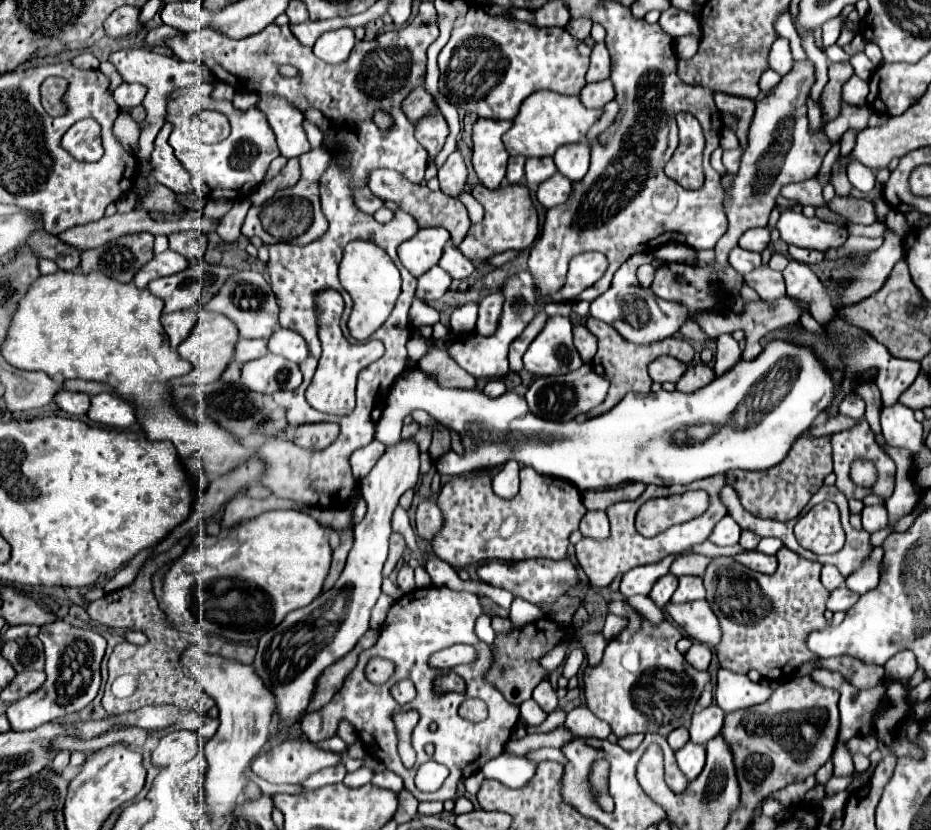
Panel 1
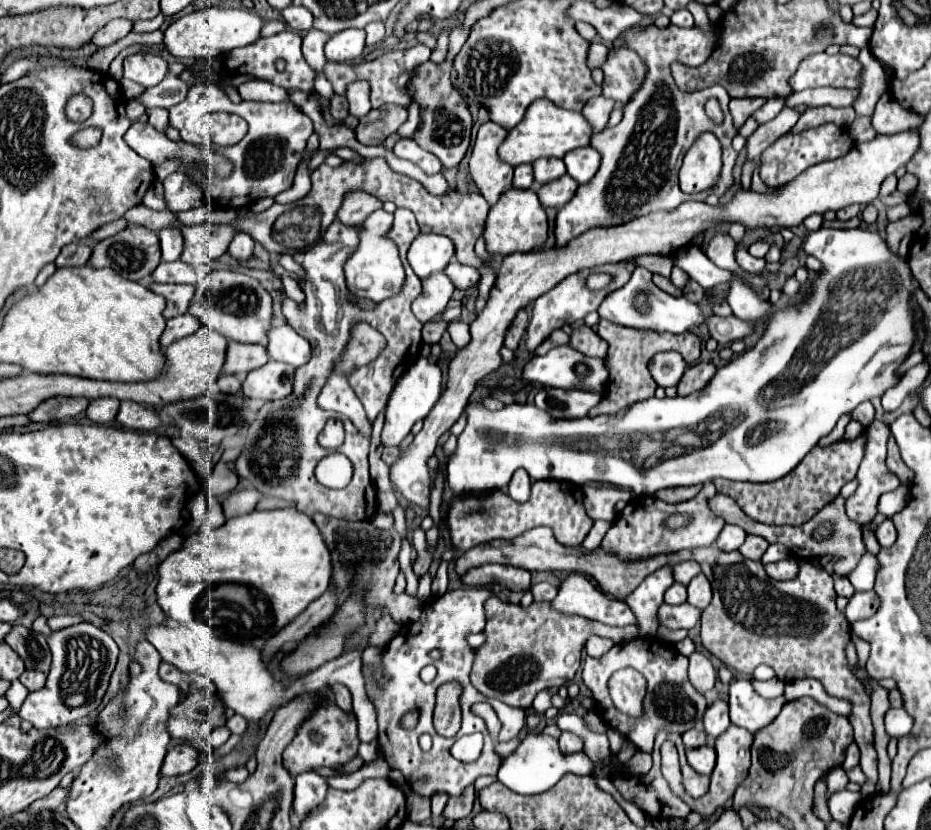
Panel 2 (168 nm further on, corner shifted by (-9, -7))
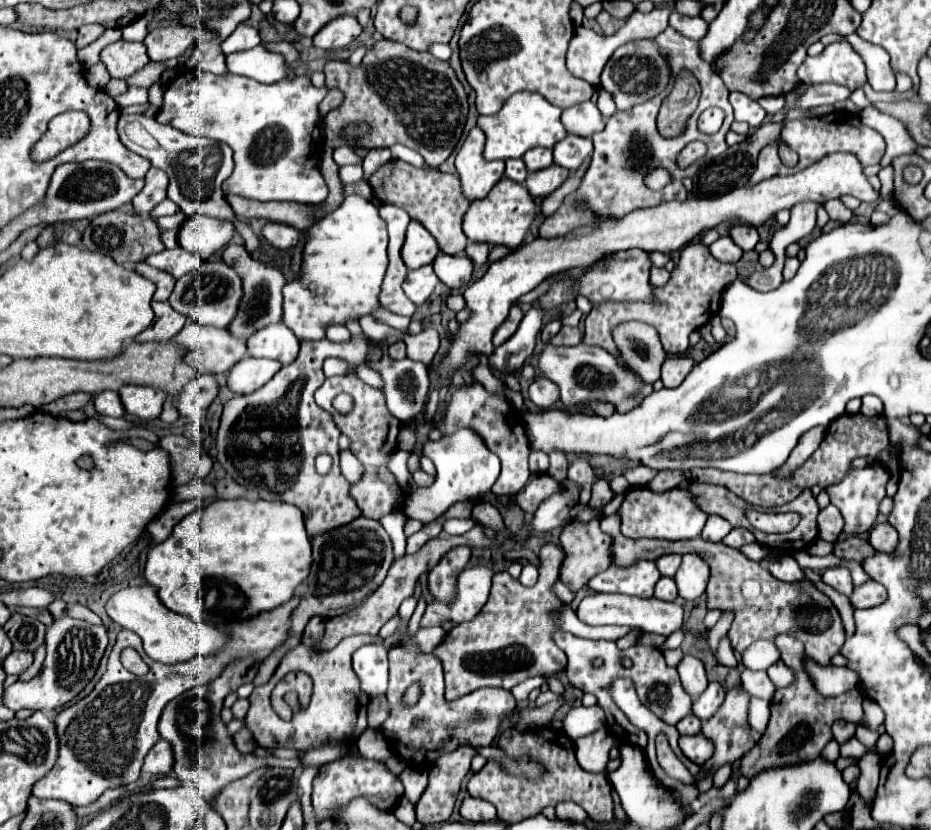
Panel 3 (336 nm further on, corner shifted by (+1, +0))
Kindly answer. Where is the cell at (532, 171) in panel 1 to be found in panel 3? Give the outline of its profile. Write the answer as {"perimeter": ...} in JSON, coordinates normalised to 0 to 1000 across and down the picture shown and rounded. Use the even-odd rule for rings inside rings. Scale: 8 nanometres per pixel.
{"perimeter":[[[571,178],[571,181],[567,181],[567,183],[561,188],[561,193],[565,195],[565,200],[567,200],[569,207],[589,202],[589,200],[595,195],[591,178]]]}

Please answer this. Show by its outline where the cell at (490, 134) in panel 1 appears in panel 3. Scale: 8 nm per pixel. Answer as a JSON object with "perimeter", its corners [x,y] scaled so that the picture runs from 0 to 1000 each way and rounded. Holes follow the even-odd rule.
{"perimeter":[[[509,152],[503,166],[498,169],[494,183],[490,186],[490,205],[496,222],[496,234],[503,241],[520,239],[526,231],[526,227],[541,212],[539,193],[520,193],[520,169],[520,159],[513,152]]]}

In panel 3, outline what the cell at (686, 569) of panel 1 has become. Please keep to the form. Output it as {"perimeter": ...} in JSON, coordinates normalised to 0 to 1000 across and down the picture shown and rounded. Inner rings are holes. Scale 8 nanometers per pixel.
{"perimeter":[[[715,667],[715,670],[707,672],[705,682],[707,682],[709,692],[711,694],[724,694],[726,687],[728,687],[728,682],[730,682],[730,672],[733,672],[730,667]]]}

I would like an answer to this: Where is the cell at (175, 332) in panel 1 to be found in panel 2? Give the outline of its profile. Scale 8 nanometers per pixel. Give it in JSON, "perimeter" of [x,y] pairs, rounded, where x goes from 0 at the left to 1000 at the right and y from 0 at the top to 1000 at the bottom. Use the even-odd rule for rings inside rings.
{"perimeter":[[[204,377],[193,380],[193,382],[185,382],[185,384],[178,387],[178,399],[174,404],[174,418],[180,418],[187,411],[206,404],[213,396],[215,396],[215,387],[211,382],[206,382]]]}

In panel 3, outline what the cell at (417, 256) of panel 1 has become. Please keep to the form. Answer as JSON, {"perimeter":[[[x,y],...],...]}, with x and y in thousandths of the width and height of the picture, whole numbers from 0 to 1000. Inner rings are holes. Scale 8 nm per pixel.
{"perimeter":[[[440,265],[436,289],[432,296],[432,313],[434,313],[436,323],[445,325],[445,323],[464,318],[470,304],[473,304],[470,294],[464,287],[464,282],[451,267]]]}

